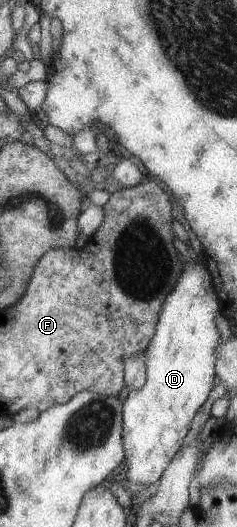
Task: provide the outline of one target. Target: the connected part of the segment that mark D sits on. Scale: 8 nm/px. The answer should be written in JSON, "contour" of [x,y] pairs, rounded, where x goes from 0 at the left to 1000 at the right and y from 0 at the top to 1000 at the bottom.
{"contour":[[[857,490],[848,497],[789,497],[730,550],[684,573],[650,638],[616,657],[608,731],[565,746],[544,744],[515,767],[532,905],[574,926],[620,926],[667,911],[768,846],[814,787],[907,729],[899,691],[924,645],[924,630],[907,622],[916,592],[916,554]]]}

